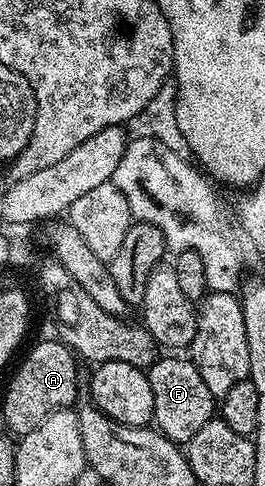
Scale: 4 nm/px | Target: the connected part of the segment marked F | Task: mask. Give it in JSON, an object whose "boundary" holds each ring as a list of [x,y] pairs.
{"boundary":[[[163,355],[150,365],[146,377],[152,386],[153,423],[157,431],[174,441],[175,444],[179,446],[189,444],[196,430],[204,426],[204,422],[215,419],[216,398],[212,390],[208,390],[204,378],[200,378],[200,370],[194,365],[193,360],[185,355]]]}

